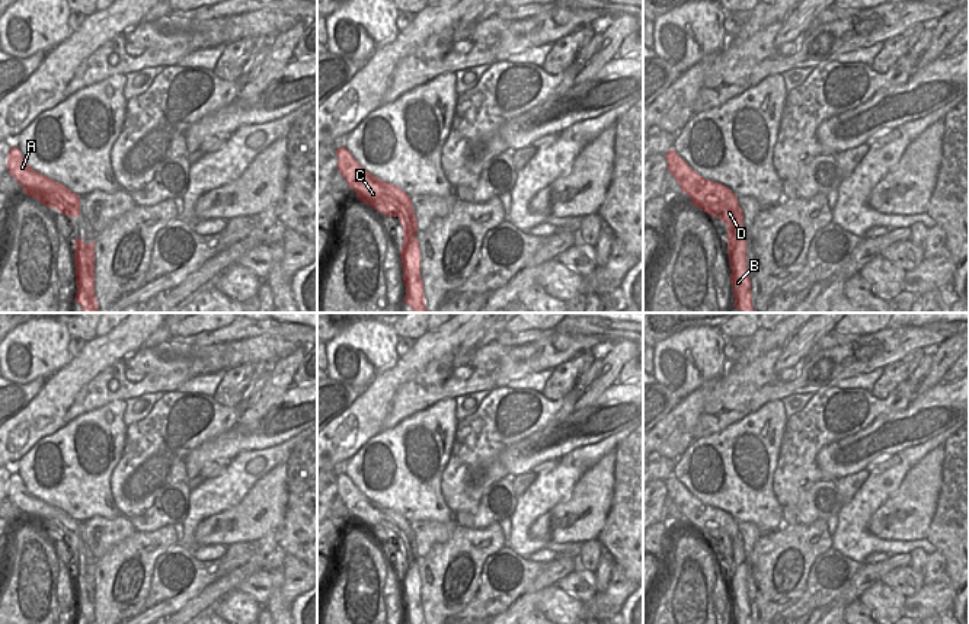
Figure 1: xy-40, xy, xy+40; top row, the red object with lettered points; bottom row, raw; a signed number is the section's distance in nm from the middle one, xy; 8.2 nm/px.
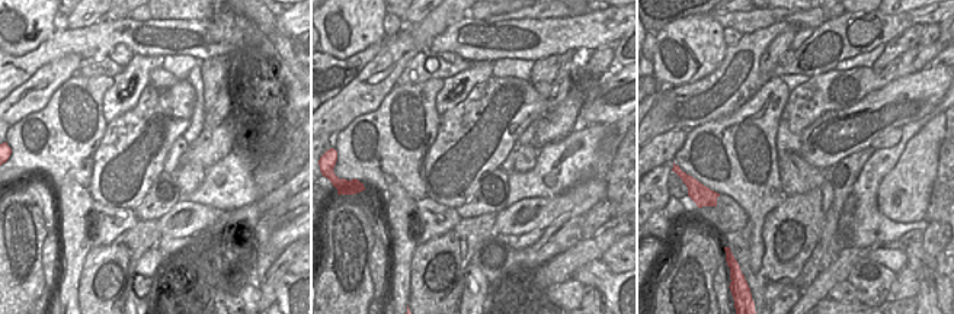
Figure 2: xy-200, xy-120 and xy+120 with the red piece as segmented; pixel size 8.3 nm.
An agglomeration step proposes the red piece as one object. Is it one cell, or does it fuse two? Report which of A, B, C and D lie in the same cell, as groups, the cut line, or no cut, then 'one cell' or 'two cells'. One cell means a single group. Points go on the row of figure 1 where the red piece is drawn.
A B C D; no cut; one cell

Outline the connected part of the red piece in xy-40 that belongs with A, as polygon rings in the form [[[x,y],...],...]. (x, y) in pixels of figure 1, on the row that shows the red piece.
[[[12,147],[7,156],[7,172],[23,188],[25,195],[45,207],[58,209],[63,215],[80,215],[80,196],[64,185],[35,172],[23,159],[19,147]]]

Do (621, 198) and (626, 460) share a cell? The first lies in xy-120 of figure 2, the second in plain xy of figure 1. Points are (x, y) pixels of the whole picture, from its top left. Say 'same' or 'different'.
same

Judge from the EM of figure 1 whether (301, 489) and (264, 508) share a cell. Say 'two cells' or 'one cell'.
two cells

